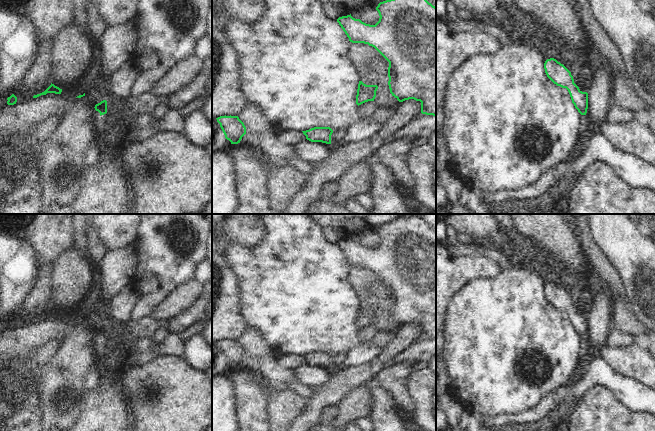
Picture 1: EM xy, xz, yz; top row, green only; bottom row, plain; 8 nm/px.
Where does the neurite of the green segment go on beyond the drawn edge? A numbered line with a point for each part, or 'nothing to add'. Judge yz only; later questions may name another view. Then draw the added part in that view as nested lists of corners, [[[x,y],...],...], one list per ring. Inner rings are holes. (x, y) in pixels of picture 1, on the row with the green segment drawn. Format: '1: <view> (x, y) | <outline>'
nothing to add

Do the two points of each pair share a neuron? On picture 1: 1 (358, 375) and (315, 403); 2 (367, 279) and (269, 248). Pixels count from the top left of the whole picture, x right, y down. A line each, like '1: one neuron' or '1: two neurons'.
1: one neuron
2: two neurons

